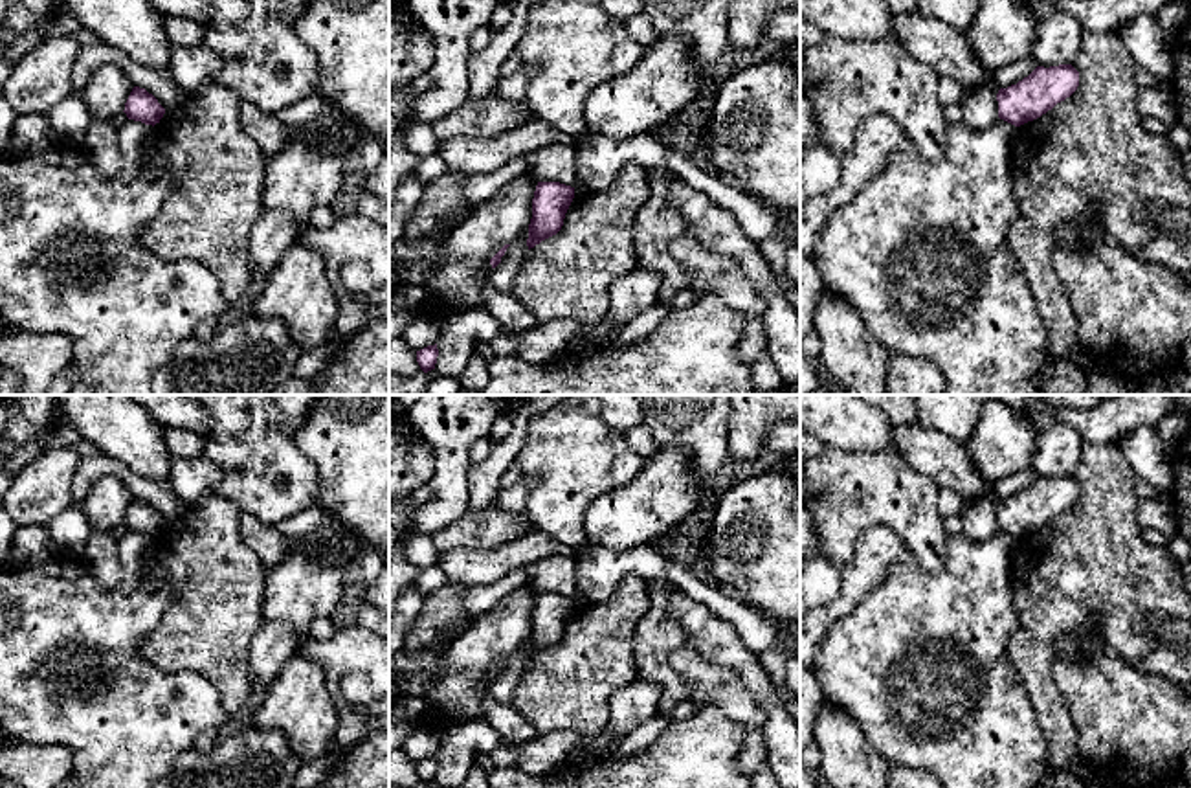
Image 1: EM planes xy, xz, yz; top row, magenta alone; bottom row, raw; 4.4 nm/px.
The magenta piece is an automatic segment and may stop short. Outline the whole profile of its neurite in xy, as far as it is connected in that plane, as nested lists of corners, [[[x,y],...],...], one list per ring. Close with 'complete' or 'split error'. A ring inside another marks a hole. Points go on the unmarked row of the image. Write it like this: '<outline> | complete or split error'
[[[134,498],[123,523],[128,531],[154,538],[163,529],[165,520],[145,500]]] | complete

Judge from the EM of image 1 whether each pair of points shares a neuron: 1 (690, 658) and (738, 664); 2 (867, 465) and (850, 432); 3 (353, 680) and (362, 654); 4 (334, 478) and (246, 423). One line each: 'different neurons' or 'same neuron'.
1: different neurons
2: different neurons
3: different neurons
4: different neurons

